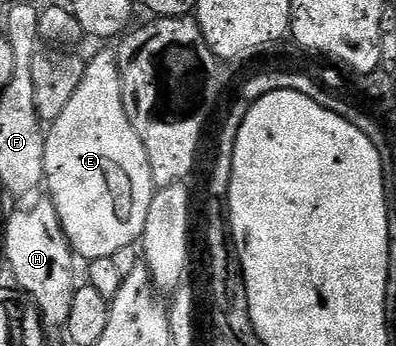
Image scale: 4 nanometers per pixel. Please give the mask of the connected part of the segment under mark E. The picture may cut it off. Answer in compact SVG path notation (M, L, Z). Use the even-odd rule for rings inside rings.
M115 52L100 53L93 61L87 62L84 78L74 91L70 103L57 115L56 120L47 126L44 139L44 185L47 196L58 211L62 231L72 244L72 252L77 258L84 257L85 262L103 257L112 257L122 247L136 245L144 236L146 215L150 215L150 203L154 186L152 172L134 131L128 112L124 109L124 83L120 72L120 63Z

